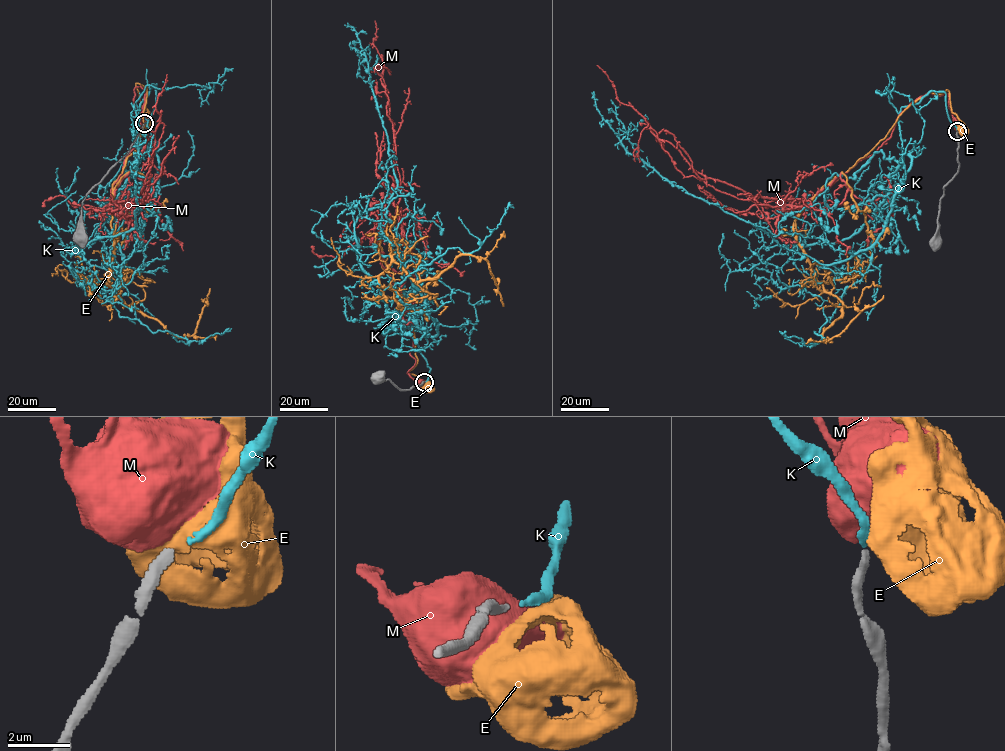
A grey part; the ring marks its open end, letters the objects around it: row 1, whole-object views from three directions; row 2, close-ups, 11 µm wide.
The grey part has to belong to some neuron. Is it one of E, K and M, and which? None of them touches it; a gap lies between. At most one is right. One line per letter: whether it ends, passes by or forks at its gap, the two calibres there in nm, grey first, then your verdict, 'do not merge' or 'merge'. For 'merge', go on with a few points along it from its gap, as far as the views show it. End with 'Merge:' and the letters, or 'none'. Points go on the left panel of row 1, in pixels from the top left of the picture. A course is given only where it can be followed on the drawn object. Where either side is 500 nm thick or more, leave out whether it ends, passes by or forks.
E: 280/650 nm | do not merge
K: it ends | 280/260 nm | merge | via (145, 123), (156, 84), (139, 110), (147, 150), (81, 253), (90, 241), (135, 226), (138, 133), (131, 102)
M: 280/900 nm | do not merge
Merge: K

